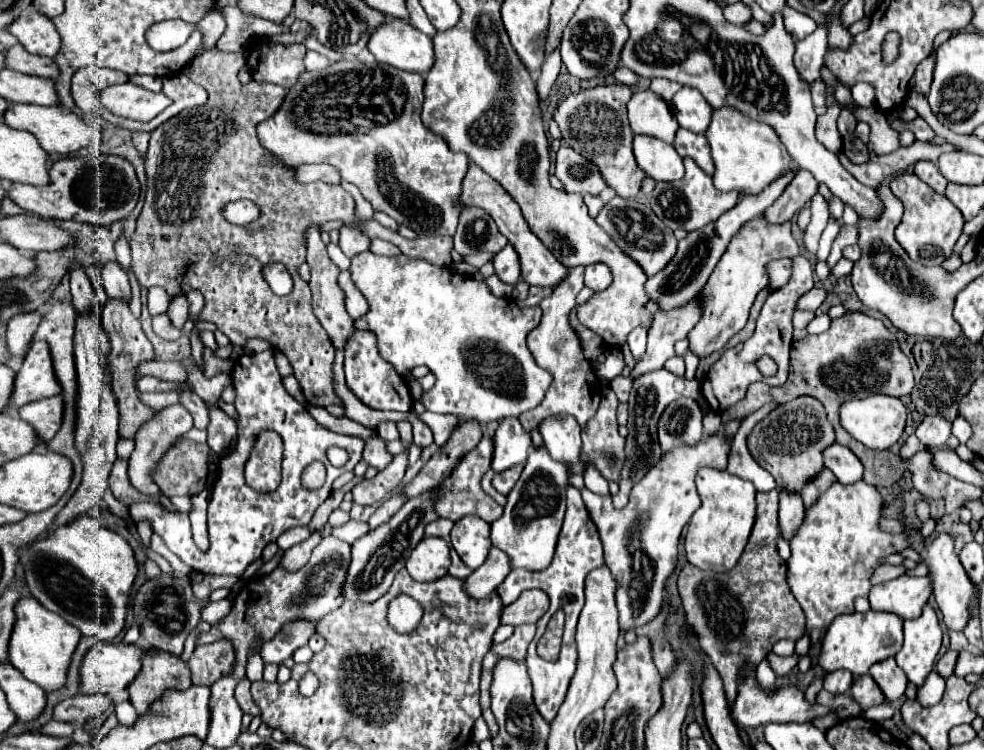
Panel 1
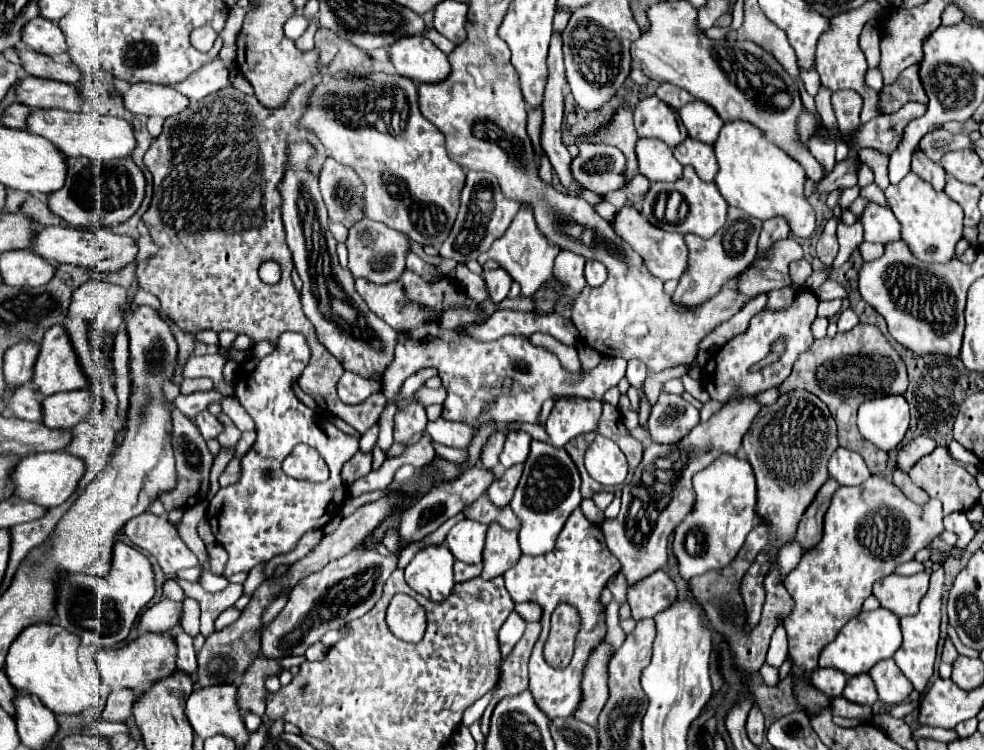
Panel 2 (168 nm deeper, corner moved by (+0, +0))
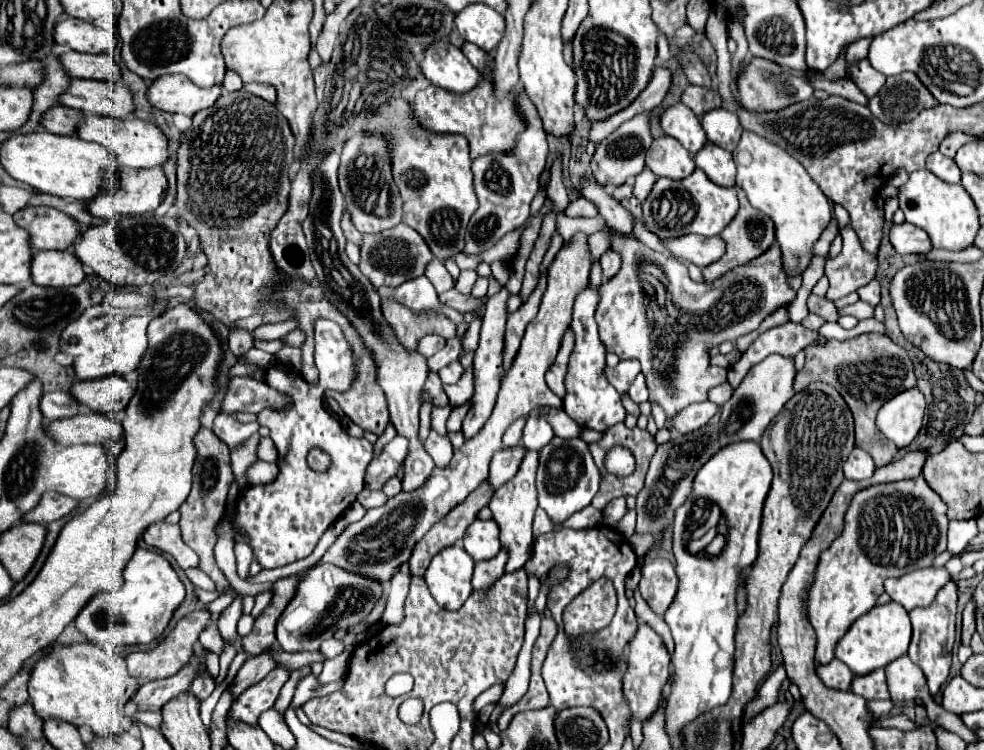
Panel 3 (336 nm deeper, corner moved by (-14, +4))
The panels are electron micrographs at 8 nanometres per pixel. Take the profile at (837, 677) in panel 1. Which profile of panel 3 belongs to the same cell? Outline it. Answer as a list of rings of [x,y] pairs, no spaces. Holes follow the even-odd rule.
[[[836,658],[832,662],[828,662],[826,666],[818,666],[816,674],[832,690],[850,690],[850,682],[854,678],[850,668]]]

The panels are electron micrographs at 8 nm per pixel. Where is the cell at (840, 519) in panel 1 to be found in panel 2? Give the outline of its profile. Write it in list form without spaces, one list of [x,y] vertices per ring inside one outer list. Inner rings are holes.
[[[870,476],[854,488],[838,488],[824,516],[822,540],[804,552],[798,566],[784,580],[796,602],[794,614],[784,620],[794,666],[814,672],[822,648],[836,638],[848,620],[860,614],[872,584],[892,574],[898,564],[912,560],[918,550],[940,536],[944,532],[942,518],[942,502],[930,500],[922,508],[882,476]]]

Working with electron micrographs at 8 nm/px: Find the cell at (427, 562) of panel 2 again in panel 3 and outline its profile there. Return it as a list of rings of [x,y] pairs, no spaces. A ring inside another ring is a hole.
[[[452,546],[432,558],[424,580],[440,606],[446,610],[458,610],[472,594],[472,570],[472,556],[466,554],[462,546]]]

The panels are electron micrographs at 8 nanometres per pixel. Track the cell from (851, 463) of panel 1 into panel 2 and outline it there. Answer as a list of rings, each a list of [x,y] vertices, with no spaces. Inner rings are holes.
[[[848,448],[834,450],[828,460],[828,472],[836,482],[840,482],[840,486],[858,486],[870,476],[864,458]]]

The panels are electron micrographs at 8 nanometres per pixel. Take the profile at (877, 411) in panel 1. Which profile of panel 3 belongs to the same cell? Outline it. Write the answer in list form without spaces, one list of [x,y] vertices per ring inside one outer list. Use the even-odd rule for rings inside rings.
[[[918,388],[904,390],[888,400],[876,418],[880,432],[898,448],[906,448],[918,434],[926,410],[926,398]]]

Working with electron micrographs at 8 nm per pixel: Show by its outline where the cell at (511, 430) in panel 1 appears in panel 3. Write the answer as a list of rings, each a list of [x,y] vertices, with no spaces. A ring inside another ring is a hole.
[[[530,414],[524,426],[524,436],[522,436],[522,446],[526,450],[540,450],[546,442],[554,438],[554,430],[548,424],[548,420],[542,414]]]

